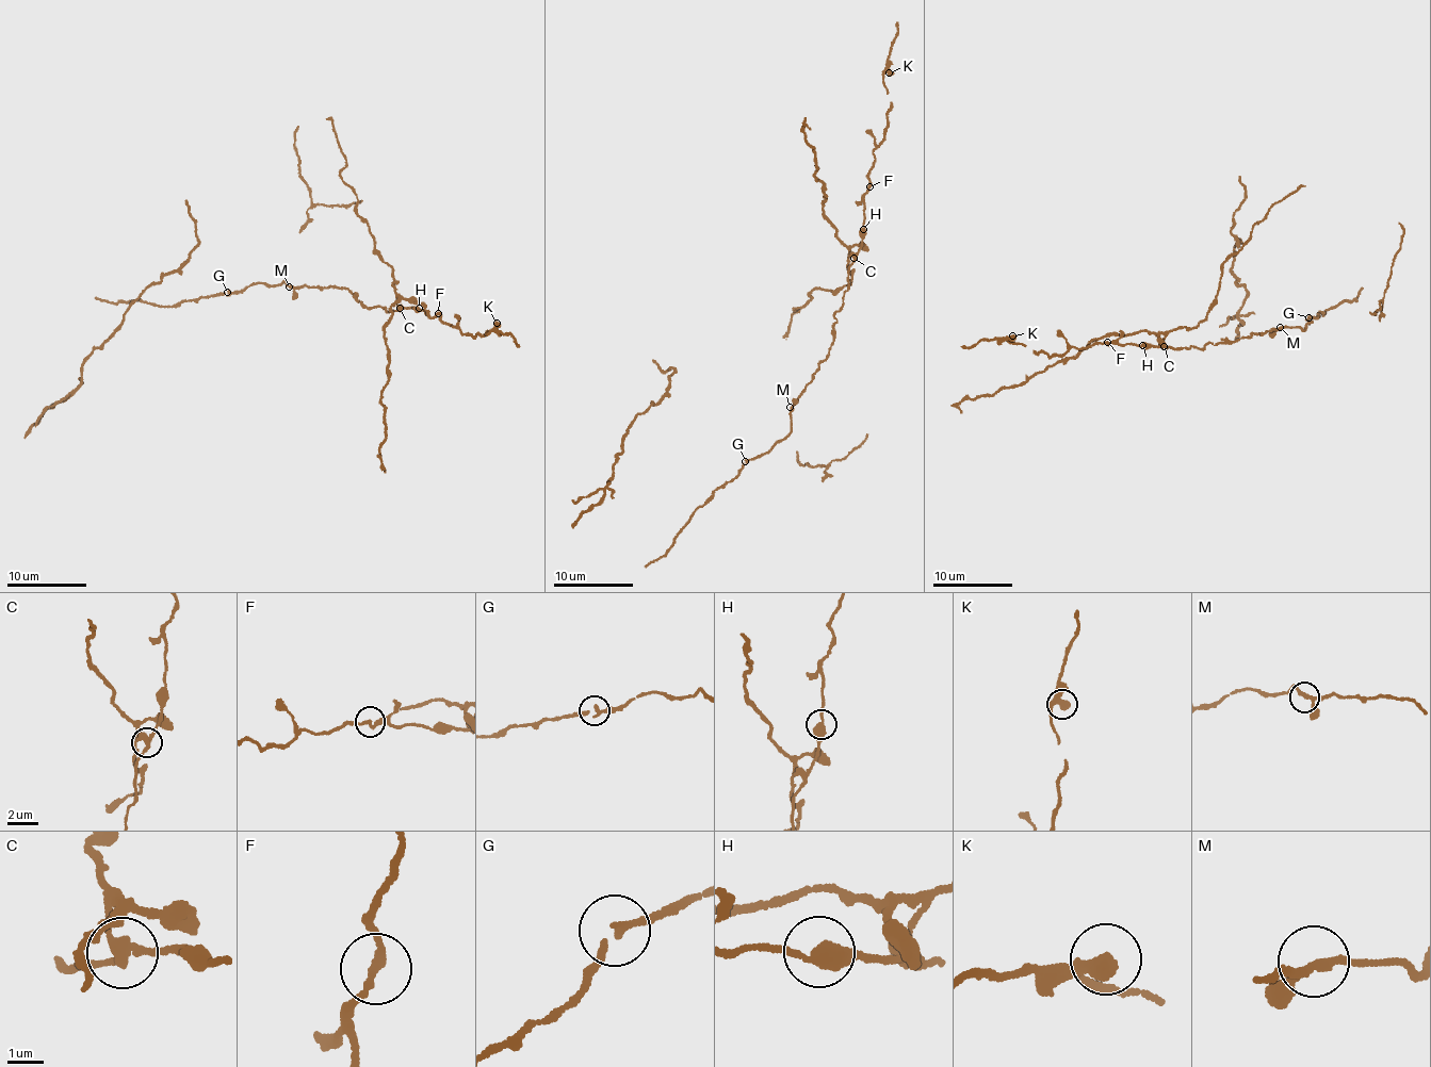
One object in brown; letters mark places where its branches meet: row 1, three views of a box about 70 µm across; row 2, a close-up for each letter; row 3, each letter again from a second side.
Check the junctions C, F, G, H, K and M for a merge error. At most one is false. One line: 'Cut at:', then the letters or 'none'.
Cut at: C

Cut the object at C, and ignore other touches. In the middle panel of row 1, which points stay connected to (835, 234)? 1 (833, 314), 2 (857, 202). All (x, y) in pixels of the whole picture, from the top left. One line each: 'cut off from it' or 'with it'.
1: cut off from it
2: cut off from it

